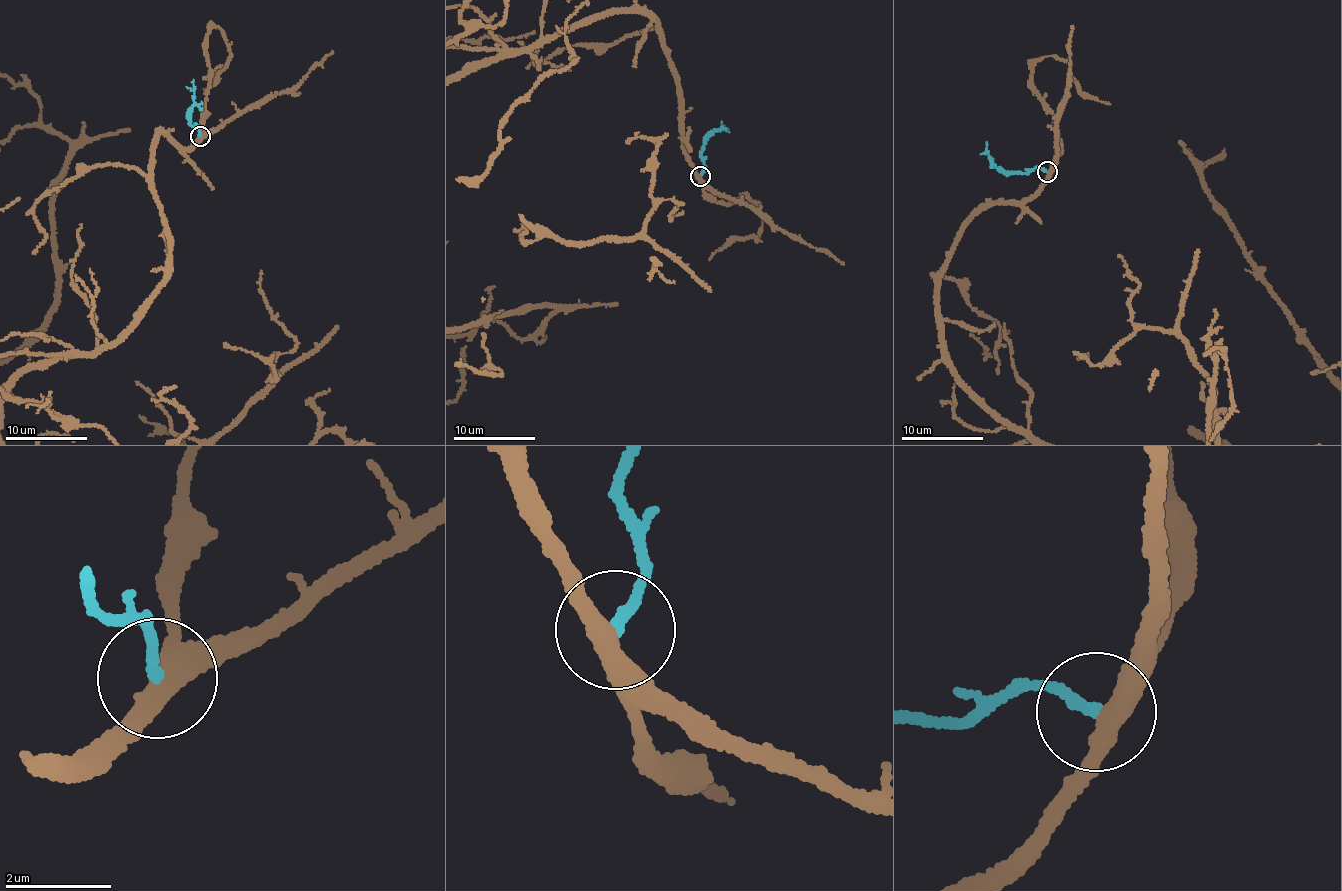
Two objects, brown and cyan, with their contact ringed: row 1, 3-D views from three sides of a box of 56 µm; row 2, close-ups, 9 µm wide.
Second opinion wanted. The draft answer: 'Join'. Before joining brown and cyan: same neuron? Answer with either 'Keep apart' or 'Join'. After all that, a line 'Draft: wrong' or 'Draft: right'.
Join
Draft: right

